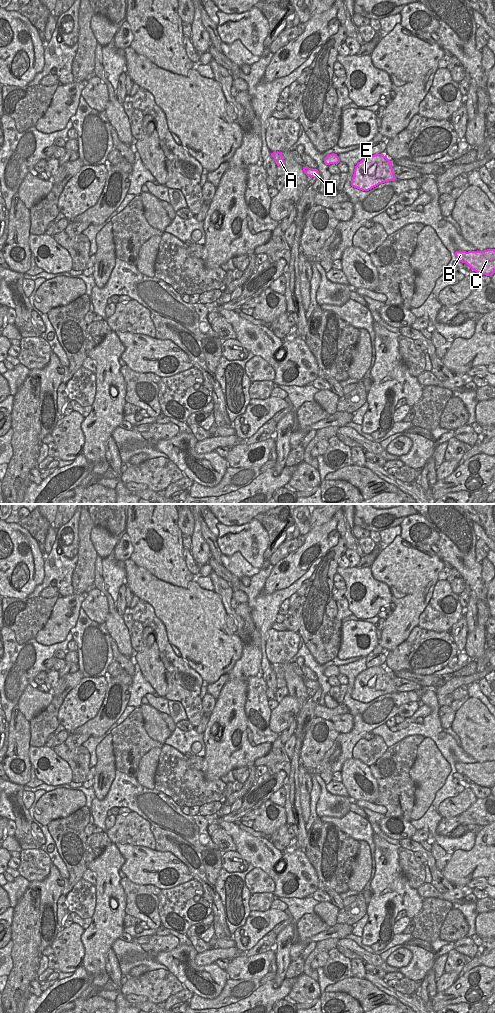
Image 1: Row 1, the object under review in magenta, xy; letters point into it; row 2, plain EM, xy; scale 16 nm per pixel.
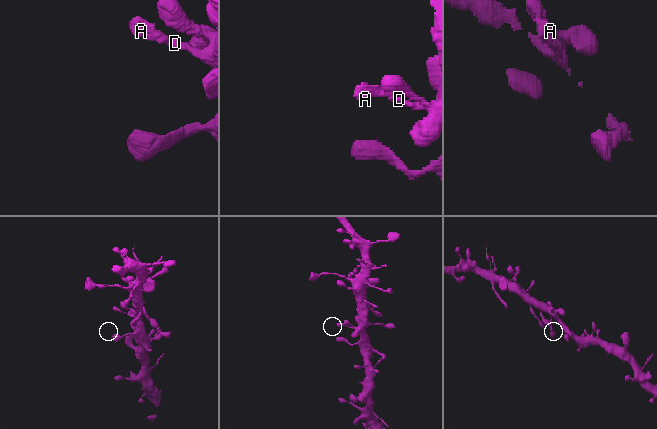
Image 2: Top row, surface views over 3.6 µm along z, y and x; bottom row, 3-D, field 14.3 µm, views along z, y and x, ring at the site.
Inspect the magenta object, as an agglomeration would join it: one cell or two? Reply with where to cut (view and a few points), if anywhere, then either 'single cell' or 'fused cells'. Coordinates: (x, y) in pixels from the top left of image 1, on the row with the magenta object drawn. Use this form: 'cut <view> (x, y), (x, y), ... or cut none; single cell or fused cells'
cut none; single cell

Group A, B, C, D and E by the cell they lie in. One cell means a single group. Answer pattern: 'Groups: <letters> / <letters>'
Groups: A B C D E.

